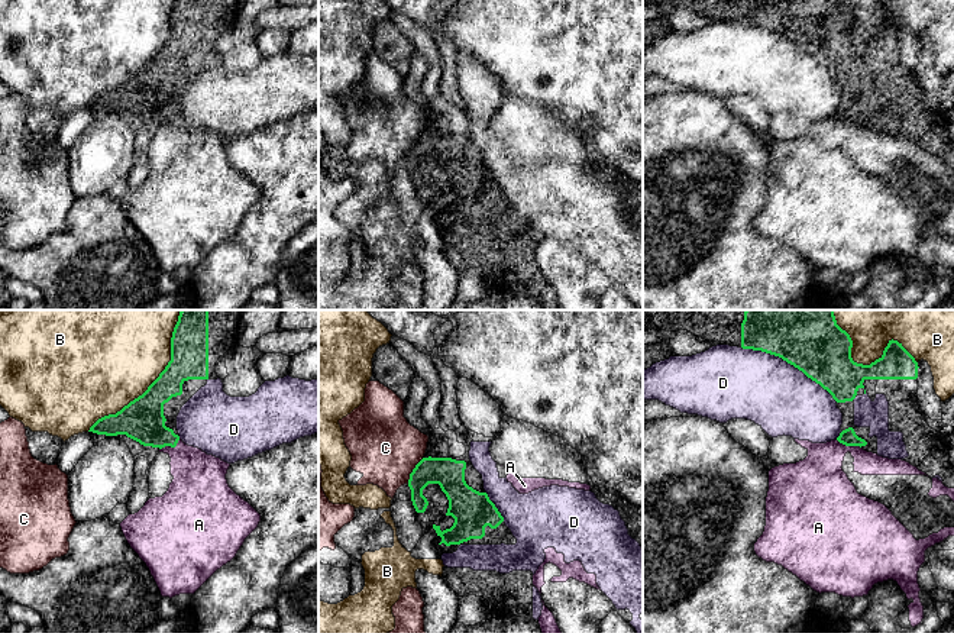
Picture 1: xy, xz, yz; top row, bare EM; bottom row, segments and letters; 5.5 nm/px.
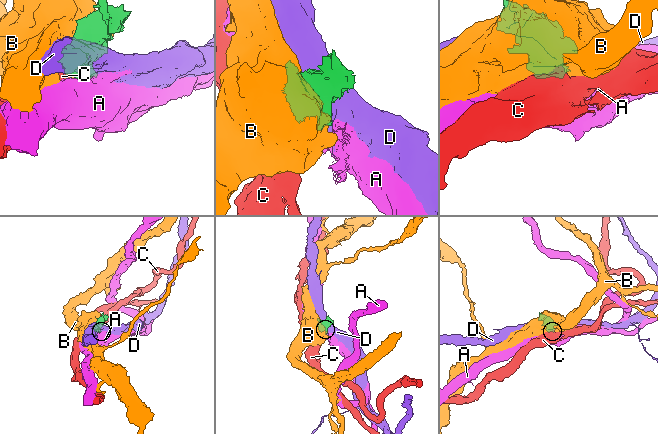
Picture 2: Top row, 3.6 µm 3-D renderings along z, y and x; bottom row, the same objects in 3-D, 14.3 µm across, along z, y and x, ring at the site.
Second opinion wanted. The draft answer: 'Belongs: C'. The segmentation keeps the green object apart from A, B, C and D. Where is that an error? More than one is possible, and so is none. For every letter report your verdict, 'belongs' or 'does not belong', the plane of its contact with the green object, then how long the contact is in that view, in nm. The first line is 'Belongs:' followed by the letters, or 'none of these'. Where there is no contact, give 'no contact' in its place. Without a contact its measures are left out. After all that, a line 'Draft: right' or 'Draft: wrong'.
Belongs: none of these
A: does not belong; meets green in yz; contact 150 nm long
B: does not belong; meets green in xy; contact 750 nm long
C: does not belong; meets green in xz; contact 170 nm long
D: does not belong; meets green in yz; contact 600 nm long
Draft: wrong

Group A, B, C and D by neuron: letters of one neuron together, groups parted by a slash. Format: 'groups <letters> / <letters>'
groups A / B / C / D

